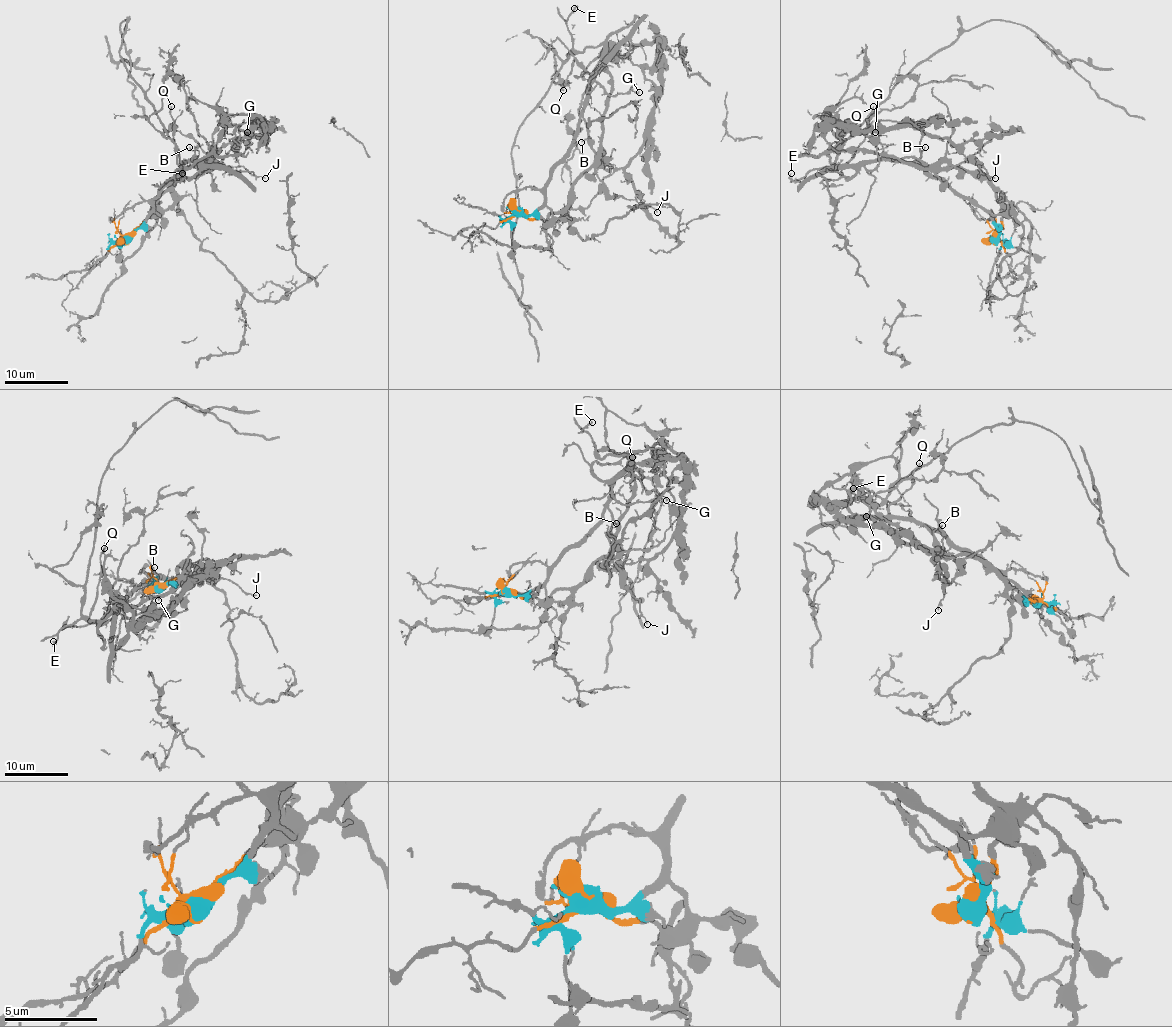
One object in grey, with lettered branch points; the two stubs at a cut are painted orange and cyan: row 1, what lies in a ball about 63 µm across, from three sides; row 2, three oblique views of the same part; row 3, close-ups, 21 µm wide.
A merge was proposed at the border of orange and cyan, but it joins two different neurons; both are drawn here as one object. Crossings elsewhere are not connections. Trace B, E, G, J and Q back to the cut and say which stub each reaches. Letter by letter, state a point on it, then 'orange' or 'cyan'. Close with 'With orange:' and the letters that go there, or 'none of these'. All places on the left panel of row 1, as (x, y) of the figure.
B: place (189, 147); cyan
E: place (182, 173); orange
G: place (247, 132); cyan
J: place (265, 178); orange
Q: place (171, 106); cyan
With orange: E, J

